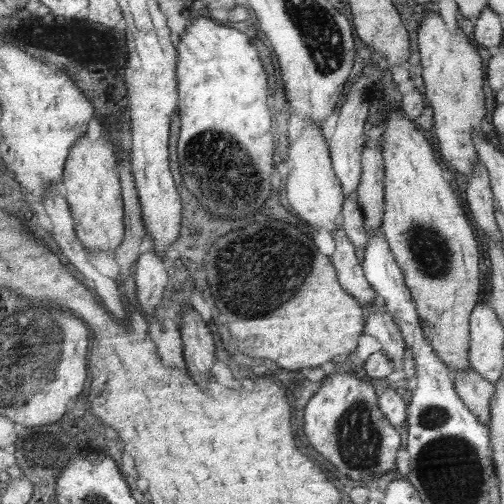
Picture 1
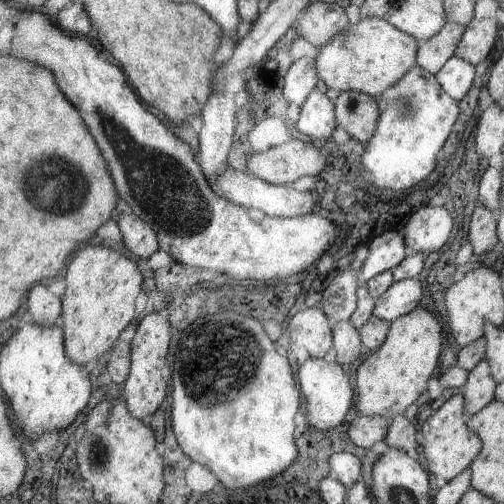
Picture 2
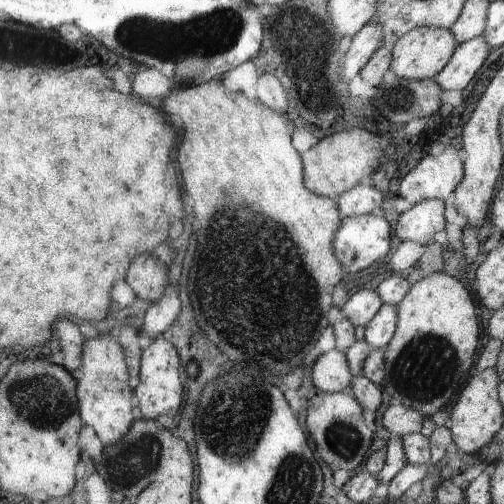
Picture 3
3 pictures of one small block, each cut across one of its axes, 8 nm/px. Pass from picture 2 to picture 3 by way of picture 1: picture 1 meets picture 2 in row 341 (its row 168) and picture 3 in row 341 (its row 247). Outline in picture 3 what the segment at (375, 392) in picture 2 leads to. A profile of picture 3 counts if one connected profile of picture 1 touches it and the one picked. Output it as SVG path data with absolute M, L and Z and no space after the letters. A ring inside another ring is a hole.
M441 272L413 284L399 308L399 328L393 342L385 348L383 390L393 398L383 414L385 430L401 434L419 434L425 416L441 412L461 390L463 376L477 360L481 340L481 322L471 292L453 276Z

